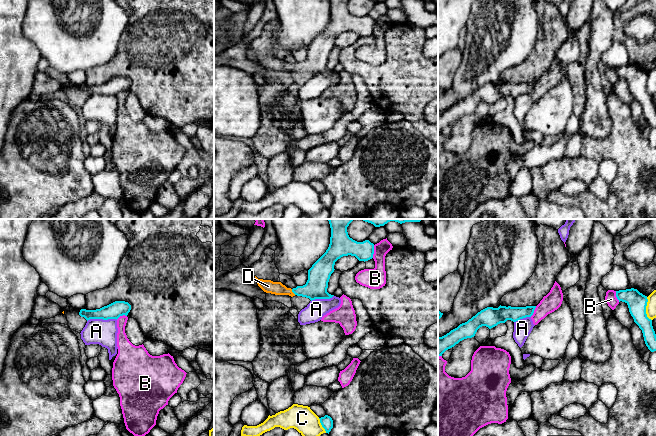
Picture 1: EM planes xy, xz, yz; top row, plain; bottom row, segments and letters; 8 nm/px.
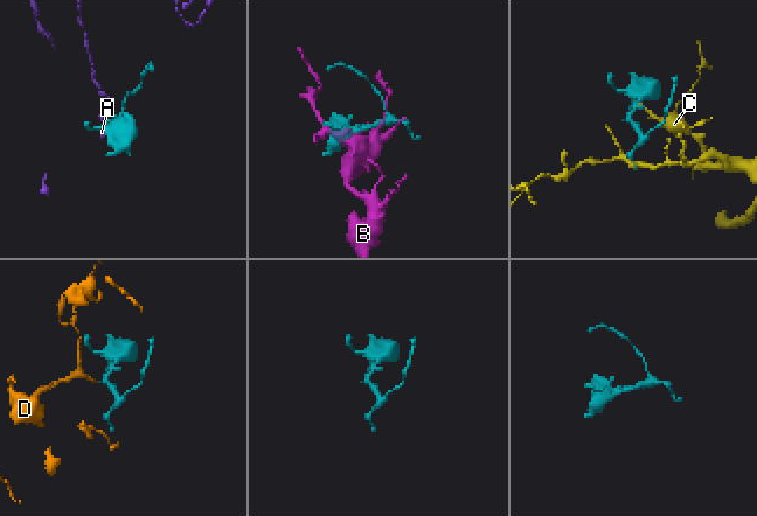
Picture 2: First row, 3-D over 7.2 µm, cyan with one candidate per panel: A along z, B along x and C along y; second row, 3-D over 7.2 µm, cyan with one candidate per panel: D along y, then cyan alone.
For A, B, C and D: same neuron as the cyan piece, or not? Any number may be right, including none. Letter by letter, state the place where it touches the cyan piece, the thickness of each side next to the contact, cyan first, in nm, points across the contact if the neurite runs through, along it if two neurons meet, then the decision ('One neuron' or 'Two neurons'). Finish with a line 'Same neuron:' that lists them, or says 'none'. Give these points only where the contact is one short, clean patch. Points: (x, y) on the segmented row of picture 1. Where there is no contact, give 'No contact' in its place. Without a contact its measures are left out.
A: Touches cyan at xy (101, 318). Thickness 130 nm (cyan) against 200 nm. Boundary: xy (116, 319), (89, 319), (87, 321). Two neurons
B: Touches cyan at xz (373, 251). Thickness 170 nm (cyan) against 160 nm. Two neurons
C: Touches cyan at xz (321, 424). Thickness 100 nm (cyan) against 200 nm. Two neurons
D: Touches cyan at xz (293, 292). Thickness 180 nm (cyan) against 110 nm. Path across: xz (316, 286), (311, 290), (293, 292), (268, 286). One neuron
Same neuron: D

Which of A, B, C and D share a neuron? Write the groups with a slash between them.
A / B / C / D

